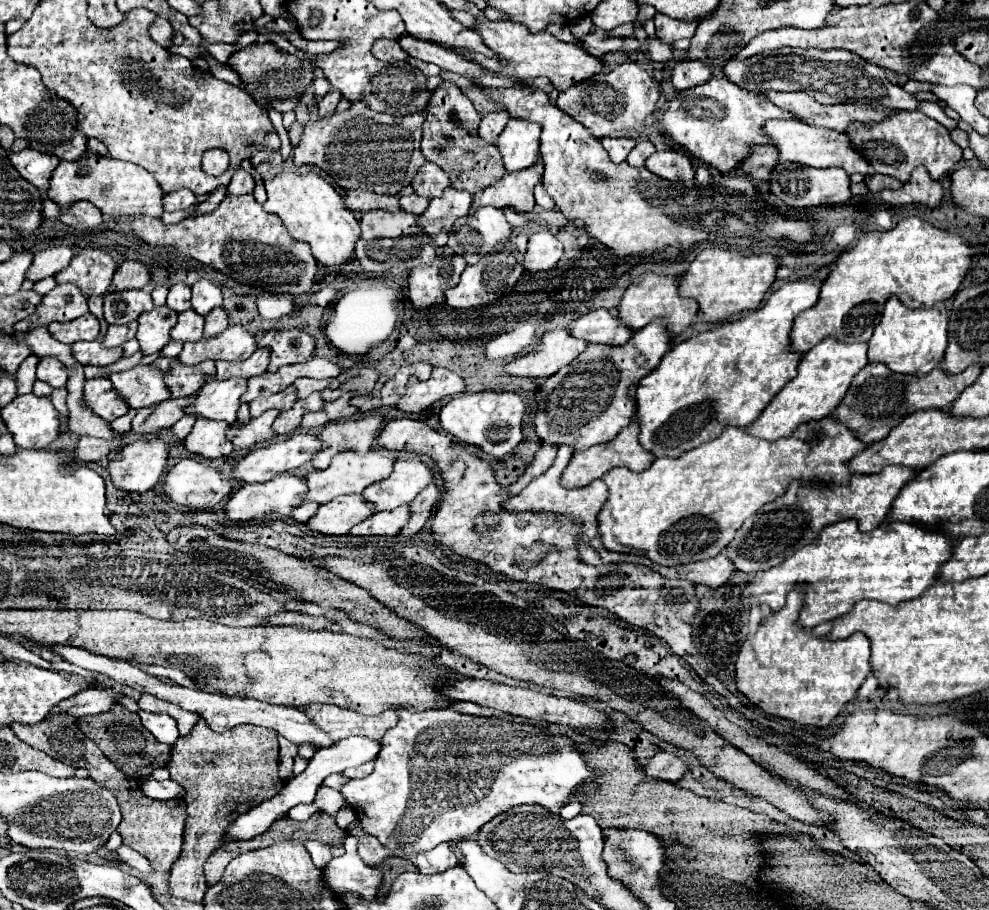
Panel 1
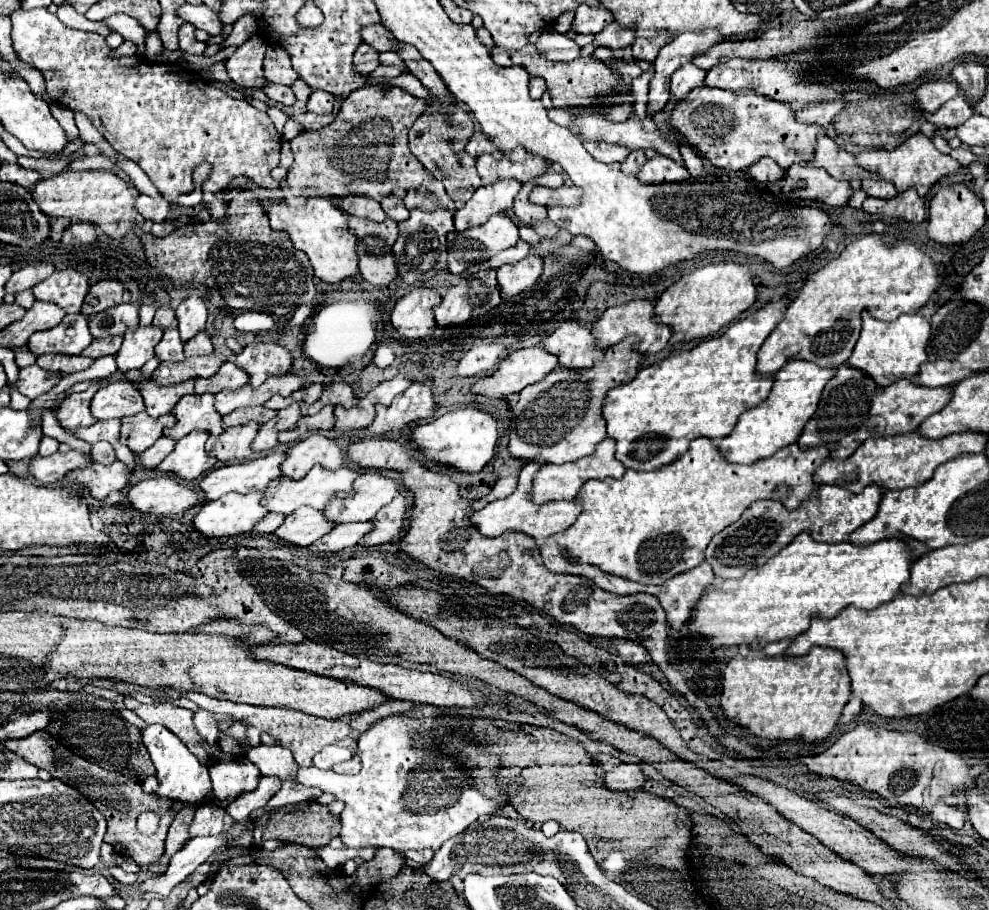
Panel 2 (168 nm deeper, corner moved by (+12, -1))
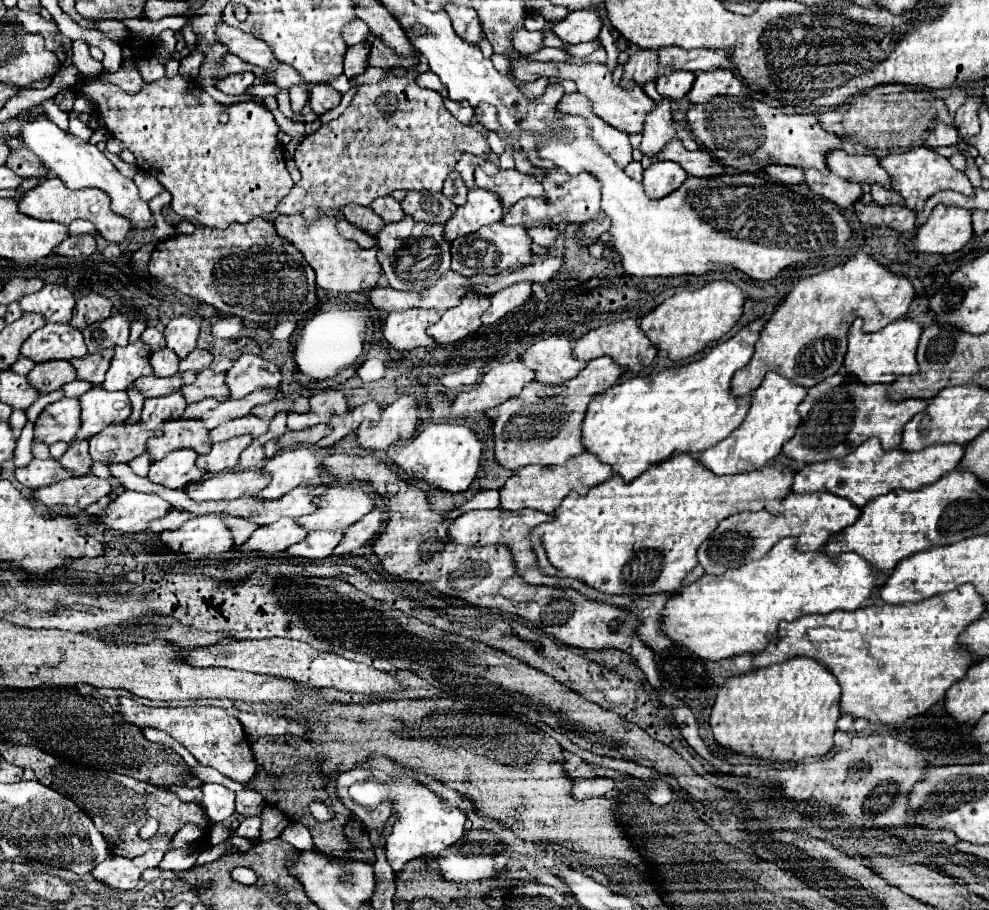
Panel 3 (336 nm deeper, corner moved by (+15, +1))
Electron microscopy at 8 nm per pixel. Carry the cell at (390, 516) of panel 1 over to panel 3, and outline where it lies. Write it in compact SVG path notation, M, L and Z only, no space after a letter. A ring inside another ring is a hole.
M311 531L301 543L289 547L289 551L285 551L283 557L305 557L319 561L329 557L341 539L343 539L341 531Z

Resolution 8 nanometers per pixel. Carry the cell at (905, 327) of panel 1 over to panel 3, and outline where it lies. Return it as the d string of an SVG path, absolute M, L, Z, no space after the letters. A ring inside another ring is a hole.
M901 317L875 333L861 331L861 319L857 319L849 329L849 349L845 355L843 373L847 371L849 375L855 375L865 385L873 383L889 385L897 381L897 377L901 375L915 375L919 373L919 365L915 359L919 337L921 337L921 325L909 317Z

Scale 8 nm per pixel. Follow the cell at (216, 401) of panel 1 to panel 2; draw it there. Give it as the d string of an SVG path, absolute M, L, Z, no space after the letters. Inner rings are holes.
M186 395L176 403L176 425L164 433L166 437L178 441L192 431L206 431L218 437L224 429L220 425L222 417L214 409L214 395Z

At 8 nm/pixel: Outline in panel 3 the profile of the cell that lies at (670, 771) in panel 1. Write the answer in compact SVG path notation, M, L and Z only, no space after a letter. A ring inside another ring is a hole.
M591 777L591 779L583 779L577 783L577 787L573 787L573 797L577 799L589 799L589 797L599 797L599 795L607 795L613 787L615 787L615 779L609 777Z

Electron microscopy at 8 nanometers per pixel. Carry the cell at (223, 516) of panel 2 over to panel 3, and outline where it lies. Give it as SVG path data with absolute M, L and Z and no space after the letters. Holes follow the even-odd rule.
M225 513L193 517L175 531L163 531L161 543L171 551L185 553L189 559L215 559L233 547L233 537L225 525Z

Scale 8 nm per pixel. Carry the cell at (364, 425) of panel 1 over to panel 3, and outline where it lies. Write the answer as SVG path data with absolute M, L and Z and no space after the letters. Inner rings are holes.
M307 443L279 451L263 465L263 469L271 473L271 483L259 493L261 499L279 499L297 485L307 483L321 473L319 457Z

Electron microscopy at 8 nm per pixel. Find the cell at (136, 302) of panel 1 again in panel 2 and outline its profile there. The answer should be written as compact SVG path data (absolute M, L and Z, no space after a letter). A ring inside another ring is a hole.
M120 303L90 319L90 333L94 339L122 335L128 327L138 327L138 307L134 303Z

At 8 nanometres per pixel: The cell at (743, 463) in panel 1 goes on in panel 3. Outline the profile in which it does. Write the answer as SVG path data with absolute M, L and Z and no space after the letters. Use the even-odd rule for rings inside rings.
M681 453L681 455L675 455L659 465L653 465L649 467L641 477L633 479L633 481L623 481L621 475L613 475L611 479L607 479L605 483L601 485L595 485L589 489L587 495L579 495L579 493L569 493L561 507L555 511L555 519L549 521L549 523L541 523L533 529L533 541L535 541L535 549L539 551L539 543L543 545L547 559L549 563L555 567L551 569L557 577L575 577L575 579L581 579L585 581L587 585L603 591L603 593L615 593L615 595L653 595L653 593L659 593L659 591L675 591L679 585L681 585L681 579L685 579L685 575L697 567L697 549L699 545L717 529L717 525L731 517L733 513L741 513L741 511L761 511L761 509L767 509L771 513L781 513L783 507L783 499L791 493L791 483L793 483L793 477L795 477L795 471L791 471L789 467L781 465L781 463L773 463L773 465L765 465L757 471L751 471L751 473L737 473L737 475L725 475L725 477L717 477L715 473L711 471L705 471L705 467L701 465L699 459L695 459L693 455L687 455L687 453Z

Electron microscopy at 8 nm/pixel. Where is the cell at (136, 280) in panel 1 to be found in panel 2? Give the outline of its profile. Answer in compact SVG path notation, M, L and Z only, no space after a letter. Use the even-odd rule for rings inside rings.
M98 281L94 285L90 285L88 289L88 297L82 305L82 315L92 317L104 309L110 309L112 305L120 305L122 303L122 283L118 281Z

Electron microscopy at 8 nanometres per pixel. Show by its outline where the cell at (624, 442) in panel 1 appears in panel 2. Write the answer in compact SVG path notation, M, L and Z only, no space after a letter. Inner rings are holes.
M604 439L600 441L600 445L596 445L596 451L588 457L582 457L574 463L562 463L562 465L552 465L546 463L538 469L534 481L532 481L532 501L536 501L538 505L548 503L548 501L572 501L578 493L578 489L588 481L588 479L606 479L606 477L614 477L620 479L624 475L626 467L614 457L614 443L612 439Z

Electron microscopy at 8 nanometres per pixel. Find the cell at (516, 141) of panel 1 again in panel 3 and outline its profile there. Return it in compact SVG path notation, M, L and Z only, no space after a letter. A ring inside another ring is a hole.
M477 167L475 169L475 185L501 195L501 203L505 209L515 205L523 197L543 195L543 185L533 175L519 173L517 169L499 171L497 175L489 177L483 171L479 171L479 167Z

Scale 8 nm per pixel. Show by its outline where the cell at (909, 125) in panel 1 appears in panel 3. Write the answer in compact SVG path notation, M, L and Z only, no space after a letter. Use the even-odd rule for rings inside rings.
M915 147L903 153L891 153L881 161L881 167L893 177L893 189L901 193L901 197L905 199L905 205L909 209L915 209L917 201L927 201L931 195L935 195L937 191L945 191L945 189L953 189L965 195L973 195L973 187L967 179L967 175L963 171L957 171L949 159L941 157L939 153L935 153L929 147Z

